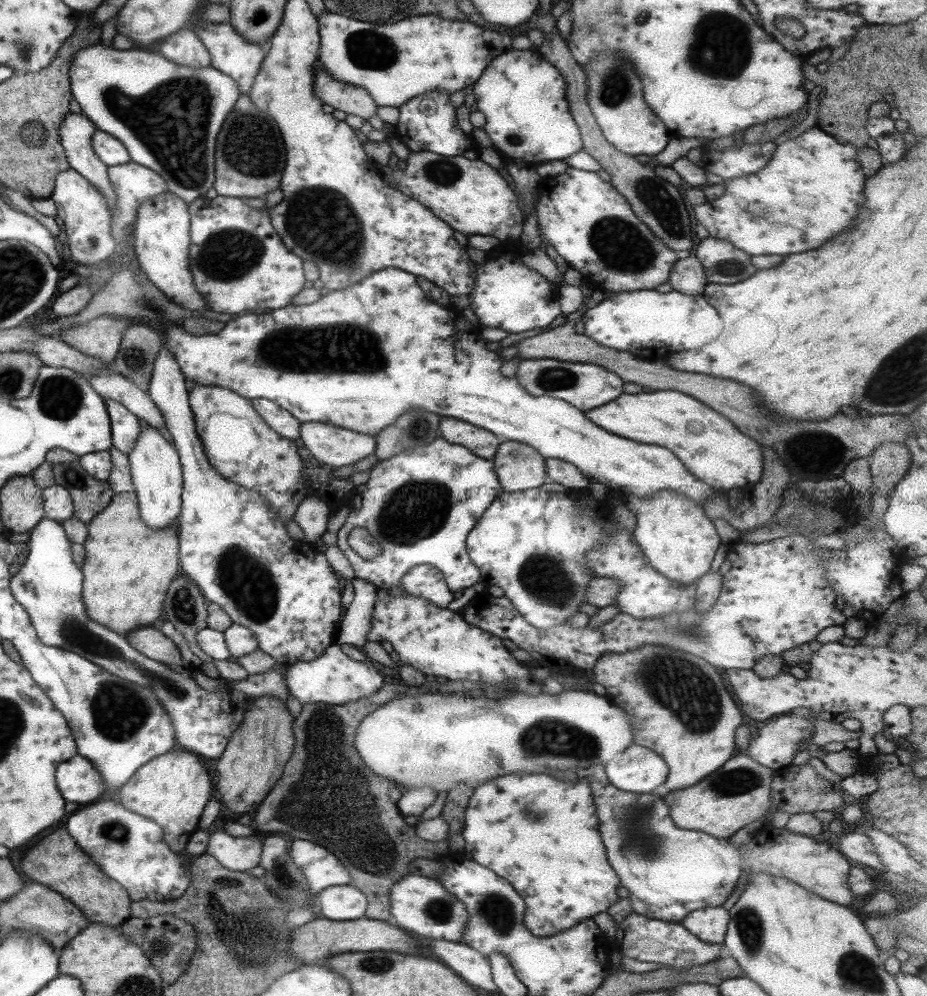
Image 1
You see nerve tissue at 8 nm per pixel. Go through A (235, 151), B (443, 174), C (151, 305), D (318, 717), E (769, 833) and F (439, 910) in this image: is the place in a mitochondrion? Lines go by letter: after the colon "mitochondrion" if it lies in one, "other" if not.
A: mitochondrion
B: mitochondrion
C: mitochondrion
D: mitochondrion
E: other
F: mitochondrion

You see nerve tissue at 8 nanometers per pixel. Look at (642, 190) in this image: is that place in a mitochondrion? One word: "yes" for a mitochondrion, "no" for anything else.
yes

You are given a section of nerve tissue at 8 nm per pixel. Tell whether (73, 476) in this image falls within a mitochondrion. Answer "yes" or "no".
yes

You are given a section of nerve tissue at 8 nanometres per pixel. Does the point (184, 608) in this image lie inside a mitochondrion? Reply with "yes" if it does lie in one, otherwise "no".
yes

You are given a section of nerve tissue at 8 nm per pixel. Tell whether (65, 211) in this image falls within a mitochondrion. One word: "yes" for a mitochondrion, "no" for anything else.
no

